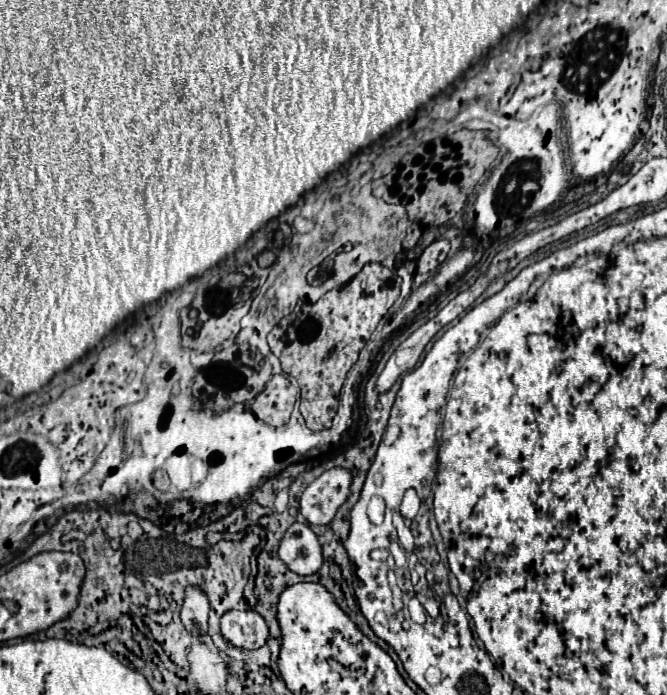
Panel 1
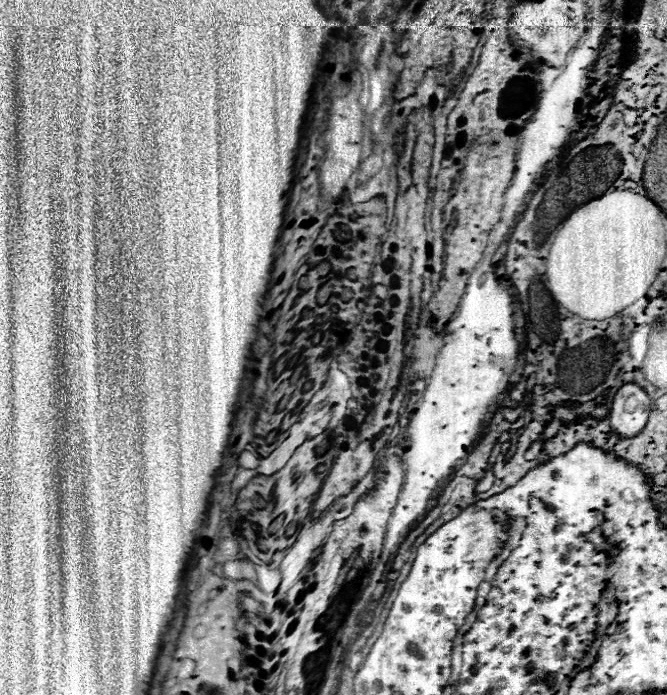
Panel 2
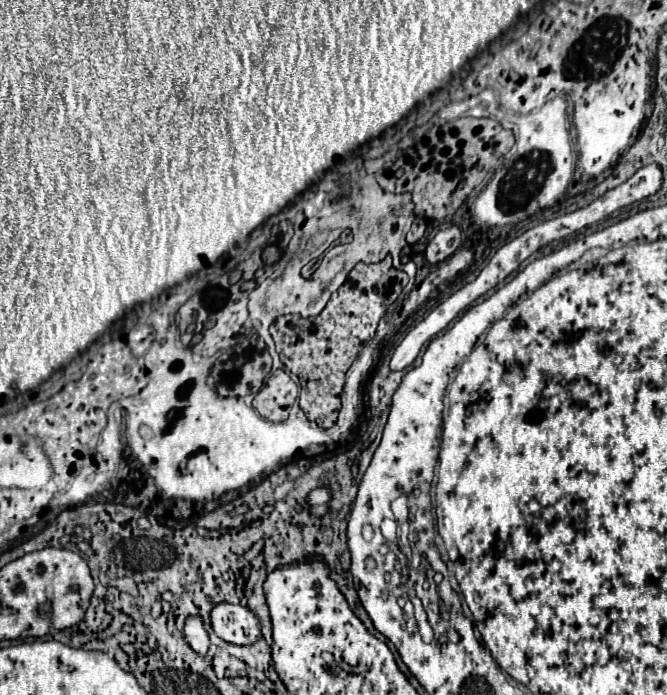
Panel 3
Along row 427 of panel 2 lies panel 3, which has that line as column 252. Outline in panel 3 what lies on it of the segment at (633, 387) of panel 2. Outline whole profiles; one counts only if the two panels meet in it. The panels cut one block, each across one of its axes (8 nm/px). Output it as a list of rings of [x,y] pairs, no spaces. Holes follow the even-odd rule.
[[[218,604],[218,606],[214,606],[210,618],[212,618],[212,628],[214,628],[216,636],[220,636],[222,640],[226,640],[230,644],[250,646],[250,644],[258,642],[258,638],[262,636],[258,616],[240,604],[236,604],[236,606]]]

